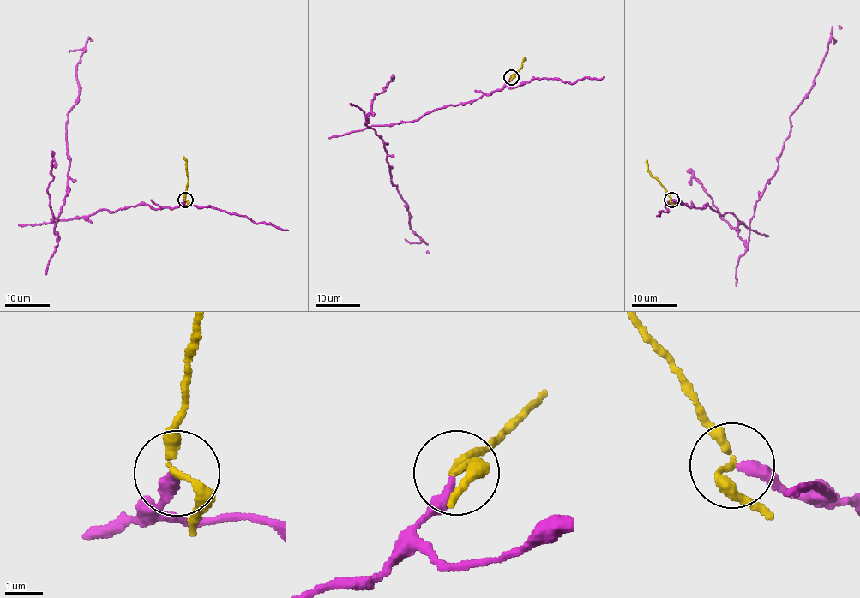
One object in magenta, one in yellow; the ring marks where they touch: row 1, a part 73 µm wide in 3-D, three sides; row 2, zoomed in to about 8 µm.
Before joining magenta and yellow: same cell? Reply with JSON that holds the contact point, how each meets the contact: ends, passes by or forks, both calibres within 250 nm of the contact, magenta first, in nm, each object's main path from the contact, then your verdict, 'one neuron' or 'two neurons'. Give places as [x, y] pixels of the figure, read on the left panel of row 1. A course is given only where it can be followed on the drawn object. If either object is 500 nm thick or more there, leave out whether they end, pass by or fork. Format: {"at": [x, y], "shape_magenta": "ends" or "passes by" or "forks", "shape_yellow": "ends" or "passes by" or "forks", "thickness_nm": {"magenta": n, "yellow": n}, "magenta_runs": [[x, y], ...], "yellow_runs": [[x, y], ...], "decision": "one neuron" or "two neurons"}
{"at": [185, 200], "shape_magenta": "ends", "shape_yellow": "passes by", "thickness_nm": {"magenta": 320, "yellow": 160}, "magenta_runs": [[185, 200], [57, 219], [78, 62], [87, 38], [93, 41]], "yellow_runs": [[185, 200], [186, 160], [183, 157]], "decision": "two neurons"}

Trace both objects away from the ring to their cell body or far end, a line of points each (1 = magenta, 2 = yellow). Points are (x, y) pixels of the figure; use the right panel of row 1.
1: (671, 200), (732, 213), (749, 227), (755, 202), (778, 169), (790, 114), (809, 90), (832, 27), (840, 28)
2: (671, 200), (664, 187), (648, 170), (646, 160)

